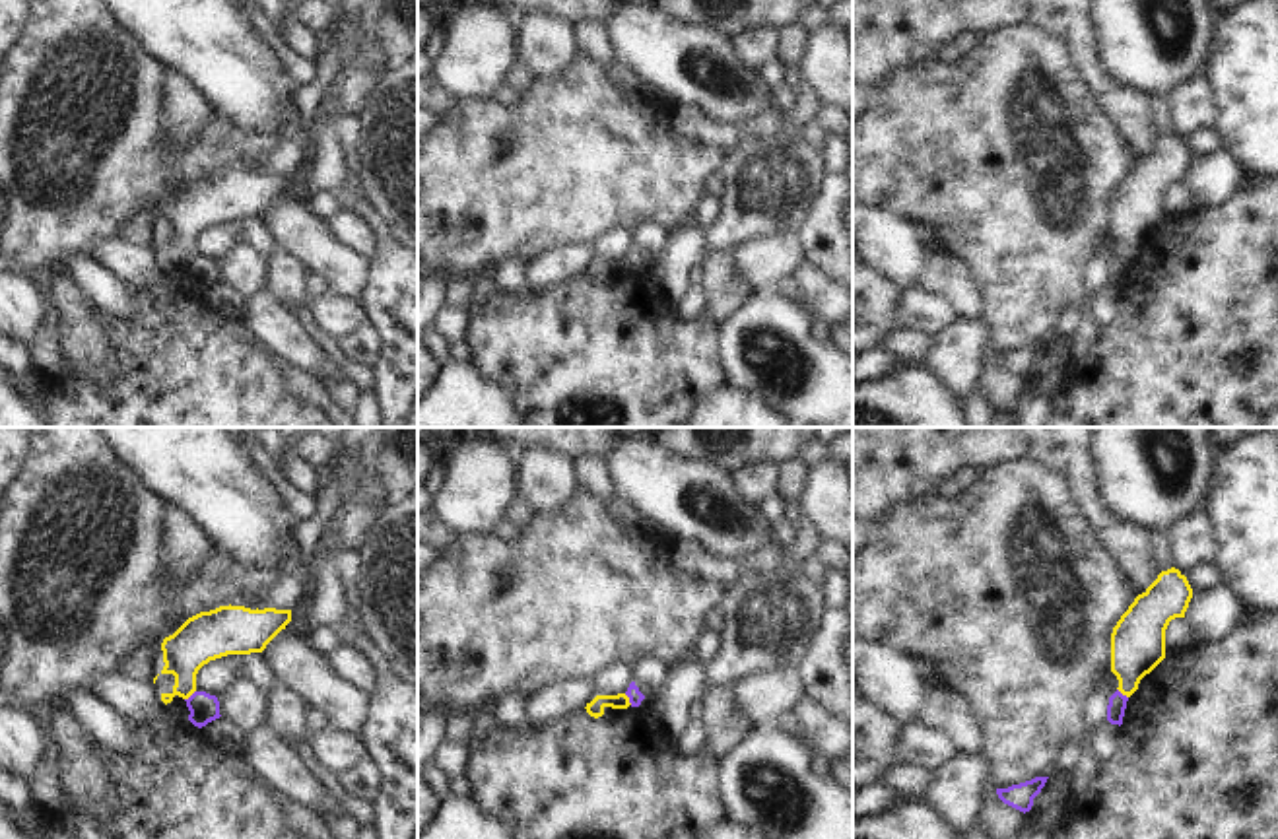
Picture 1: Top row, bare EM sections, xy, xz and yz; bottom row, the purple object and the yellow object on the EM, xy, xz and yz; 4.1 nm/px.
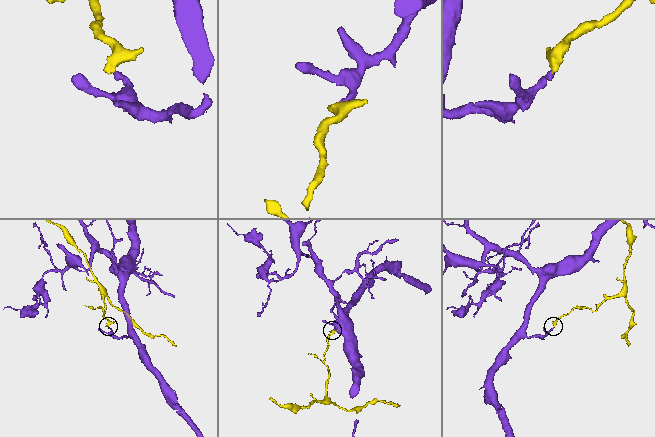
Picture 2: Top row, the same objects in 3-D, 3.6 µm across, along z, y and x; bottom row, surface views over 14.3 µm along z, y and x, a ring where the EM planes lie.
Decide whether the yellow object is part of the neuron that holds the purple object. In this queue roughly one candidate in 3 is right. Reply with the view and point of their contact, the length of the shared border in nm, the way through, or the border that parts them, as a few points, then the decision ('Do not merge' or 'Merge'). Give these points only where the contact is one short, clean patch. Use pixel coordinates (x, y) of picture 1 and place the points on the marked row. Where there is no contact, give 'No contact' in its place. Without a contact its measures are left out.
Touches purple at xy (191, 696). Shared border 60 nm. Boundary: xy (195, 690), (185, 700). Do not merge

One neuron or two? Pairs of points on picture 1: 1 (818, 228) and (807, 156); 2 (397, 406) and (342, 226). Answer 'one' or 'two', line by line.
1: two
2: two

